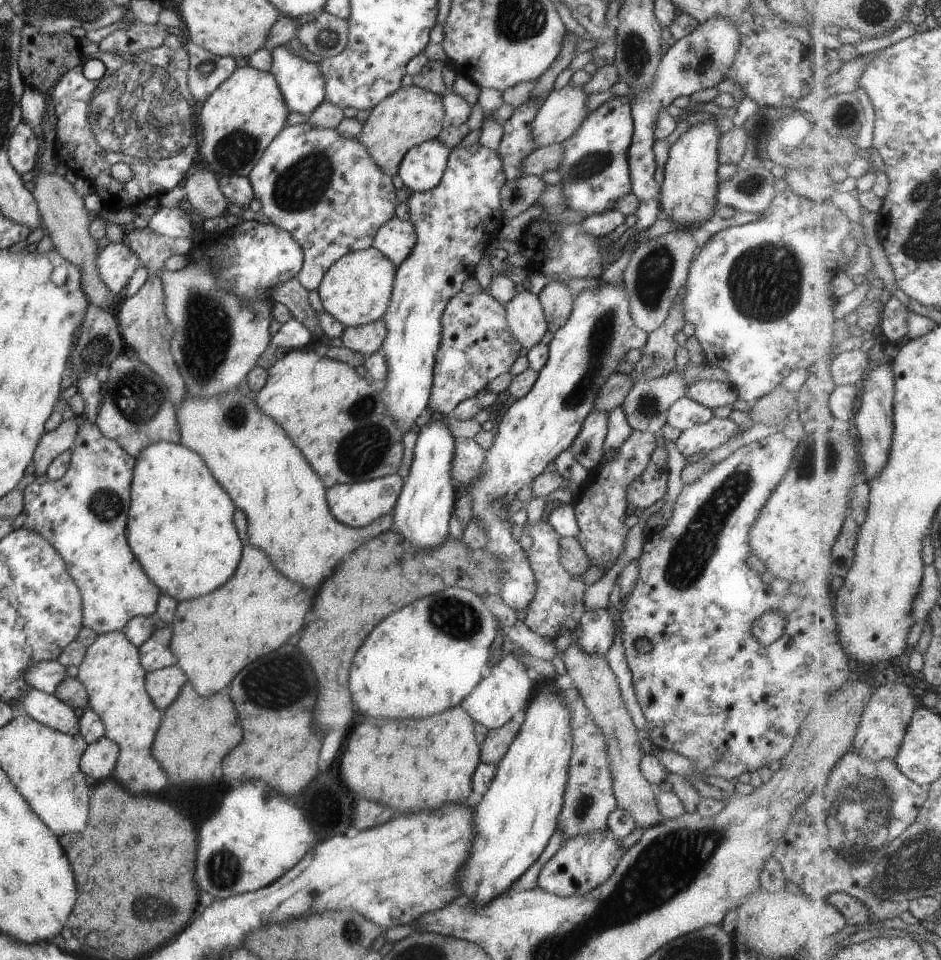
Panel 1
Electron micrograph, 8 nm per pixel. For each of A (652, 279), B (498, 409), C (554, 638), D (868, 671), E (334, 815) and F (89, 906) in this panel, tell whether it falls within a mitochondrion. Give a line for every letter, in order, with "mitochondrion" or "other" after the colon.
A: mitochondrion
B: other
C: other
D: other
E: other
F: other

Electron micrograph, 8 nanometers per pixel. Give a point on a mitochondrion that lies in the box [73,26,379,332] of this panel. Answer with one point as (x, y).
(136, 115)

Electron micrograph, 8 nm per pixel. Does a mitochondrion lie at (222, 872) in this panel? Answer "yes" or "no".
yes

